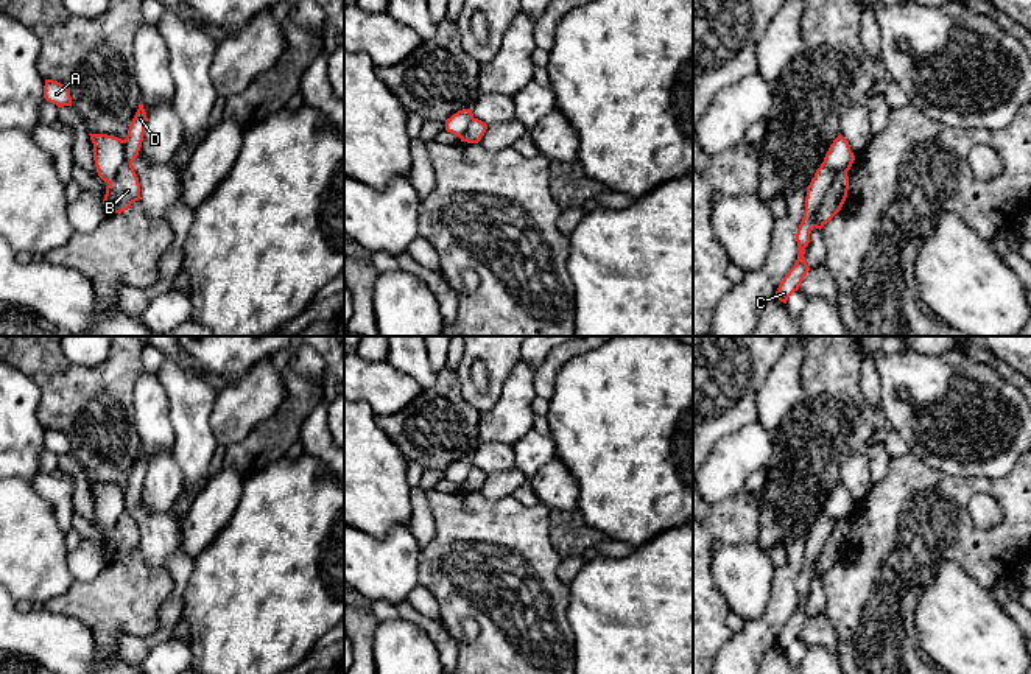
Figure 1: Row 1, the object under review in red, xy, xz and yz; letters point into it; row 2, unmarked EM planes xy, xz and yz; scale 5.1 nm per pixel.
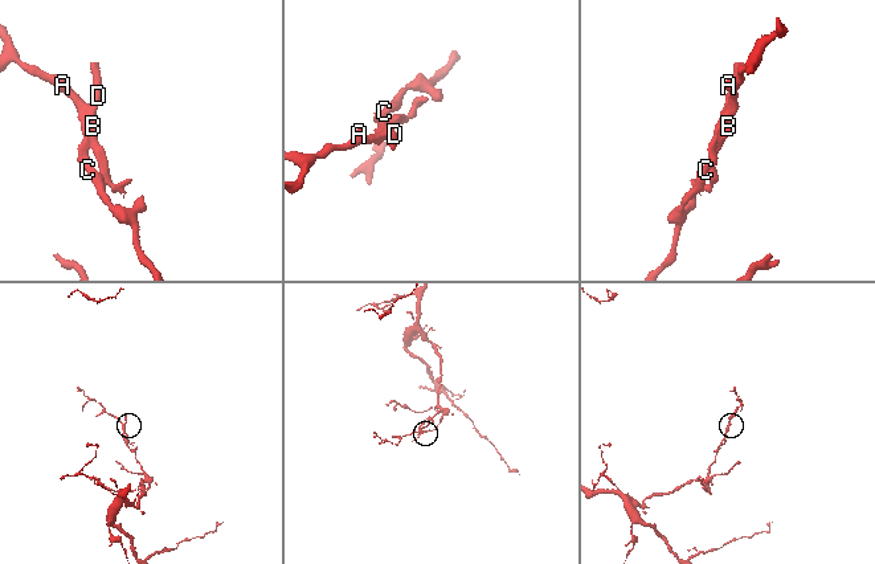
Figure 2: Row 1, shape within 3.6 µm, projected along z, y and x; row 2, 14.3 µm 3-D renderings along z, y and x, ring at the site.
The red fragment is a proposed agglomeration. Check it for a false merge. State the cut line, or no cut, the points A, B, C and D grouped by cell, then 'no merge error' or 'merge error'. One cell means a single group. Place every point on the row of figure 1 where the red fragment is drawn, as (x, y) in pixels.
cut in yz along (846, 170), (840, 170), (835, 175), (815, 212), (812, 228); A C / B D; merge error

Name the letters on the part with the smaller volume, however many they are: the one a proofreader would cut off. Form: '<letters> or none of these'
B, D

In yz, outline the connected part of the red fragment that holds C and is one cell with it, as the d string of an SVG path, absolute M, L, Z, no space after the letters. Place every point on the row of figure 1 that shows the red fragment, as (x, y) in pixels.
M839 134L830 145L824 162L816 170L815 177L807 187L805 210L804 218L799 224L796 241L797 241L797 260L794 266L780 282L774 297L786 304L788 297L799 290L804 277L810 271L804 252L810 243L810 233L813 230L813 218L819 204L827 195L827 190L838 171L849 171L855 160L853 153L850 151L849 142Z

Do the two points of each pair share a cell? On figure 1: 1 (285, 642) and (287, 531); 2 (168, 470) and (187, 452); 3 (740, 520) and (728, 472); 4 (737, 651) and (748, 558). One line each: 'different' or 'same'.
1: same
2: different
3: different
4: different

